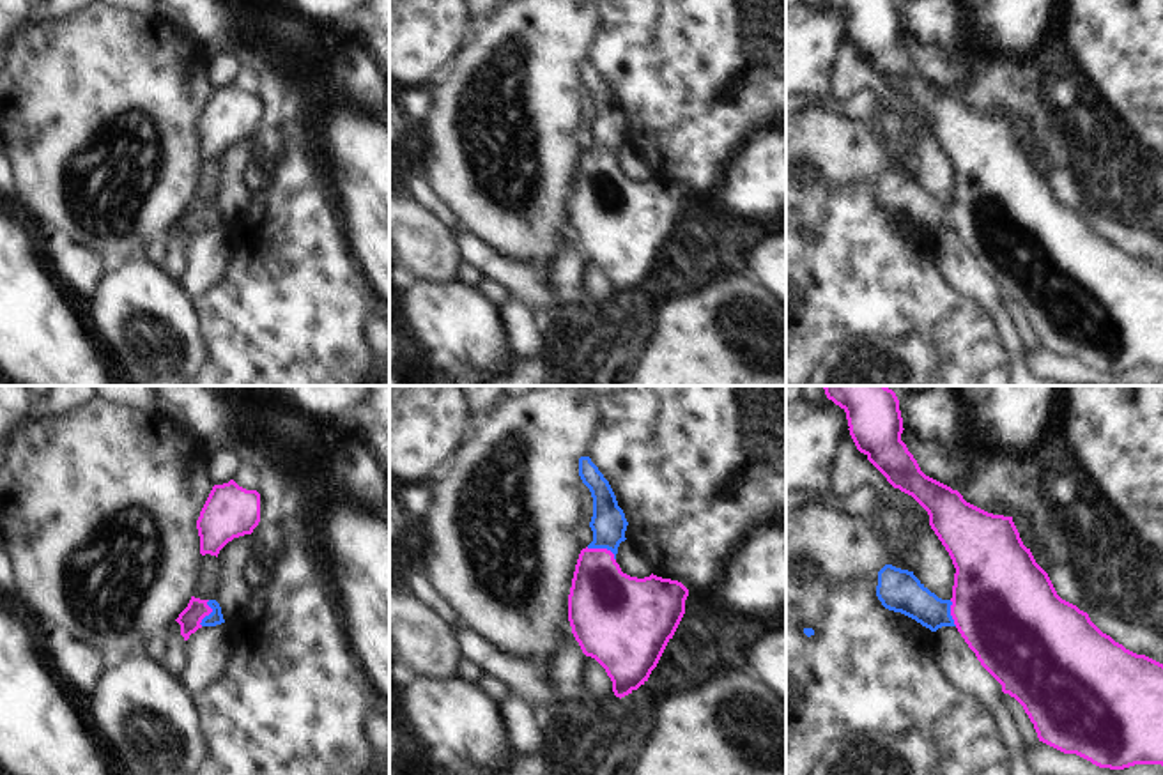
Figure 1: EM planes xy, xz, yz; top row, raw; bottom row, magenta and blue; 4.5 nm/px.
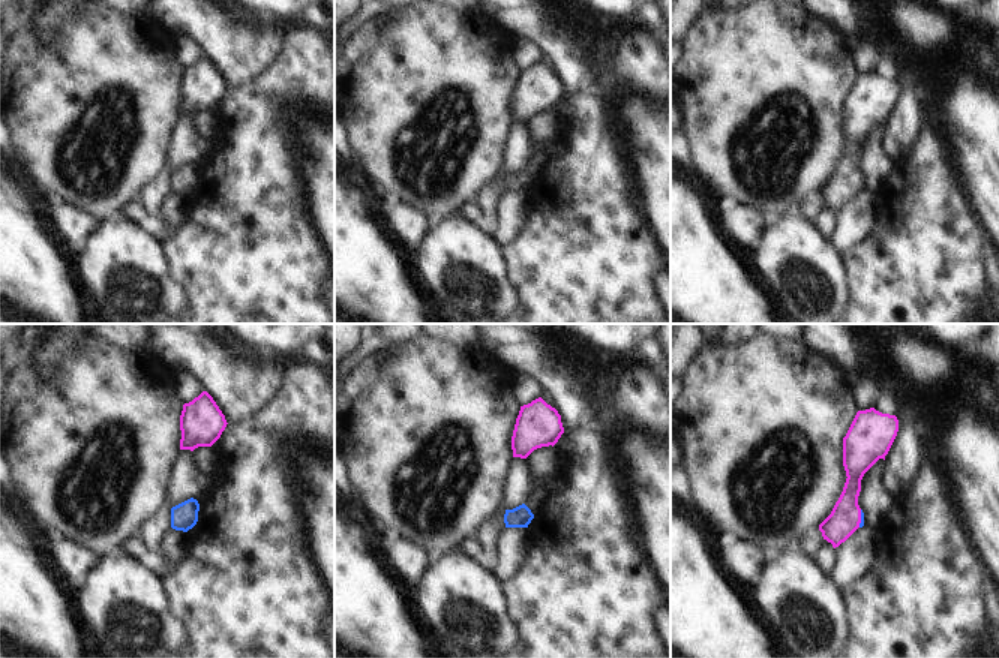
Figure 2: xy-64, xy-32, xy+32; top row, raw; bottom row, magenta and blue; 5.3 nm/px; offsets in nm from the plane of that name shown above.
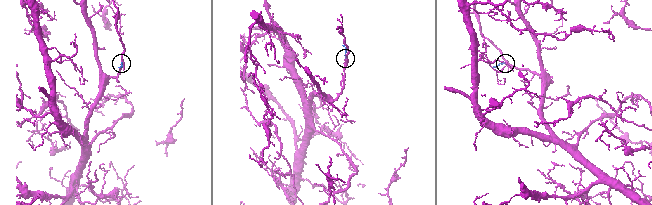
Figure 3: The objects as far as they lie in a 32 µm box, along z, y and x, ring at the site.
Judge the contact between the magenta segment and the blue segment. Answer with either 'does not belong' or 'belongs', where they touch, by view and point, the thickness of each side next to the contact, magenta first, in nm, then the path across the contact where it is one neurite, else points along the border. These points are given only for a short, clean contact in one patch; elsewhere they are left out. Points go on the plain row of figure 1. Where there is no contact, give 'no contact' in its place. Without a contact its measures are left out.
belongs; meets magenta in xz at (602, 153); 340 nm thick on the magenta side, 160 nm on the other; runs through xz (604, 207), (602, 153), (608, 126)

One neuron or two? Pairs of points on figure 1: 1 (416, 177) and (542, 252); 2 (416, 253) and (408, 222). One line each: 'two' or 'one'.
1: two
2: one

